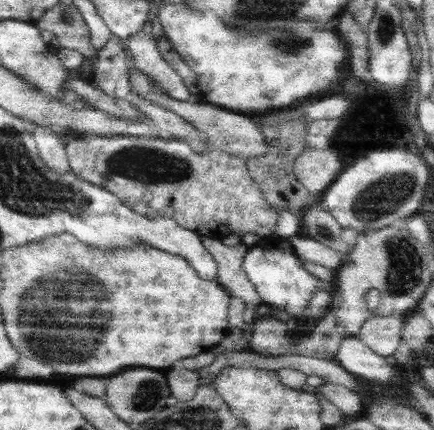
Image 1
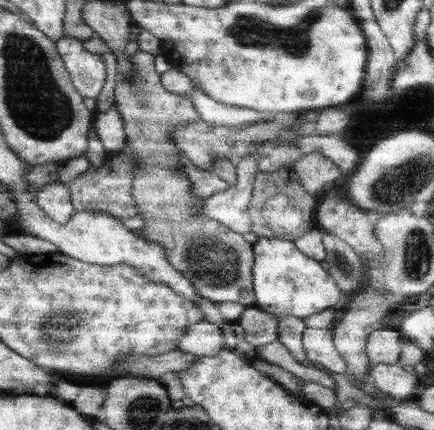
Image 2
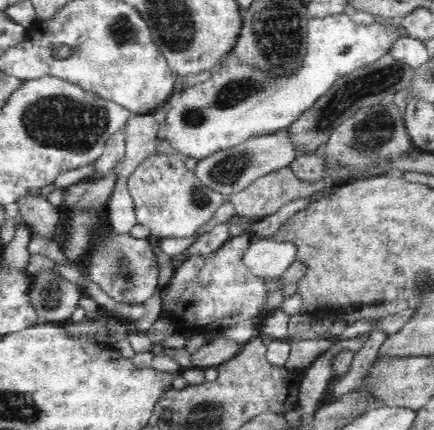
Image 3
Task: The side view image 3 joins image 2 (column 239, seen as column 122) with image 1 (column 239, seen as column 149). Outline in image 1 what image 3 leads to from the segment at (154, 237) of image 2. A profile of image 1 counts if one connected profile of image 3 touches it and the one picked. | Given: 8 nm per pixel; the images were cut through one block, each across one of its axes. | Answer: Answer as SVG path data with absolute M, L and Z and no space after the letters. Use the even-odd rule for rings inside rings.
M200 235L200 240L208 254L216 260L216 279L219 286L232 298L240 298L246 307L257 308L262 304L261 298L242 268L244 256L249 247L241 240L234 247L224 245L221 238Z

